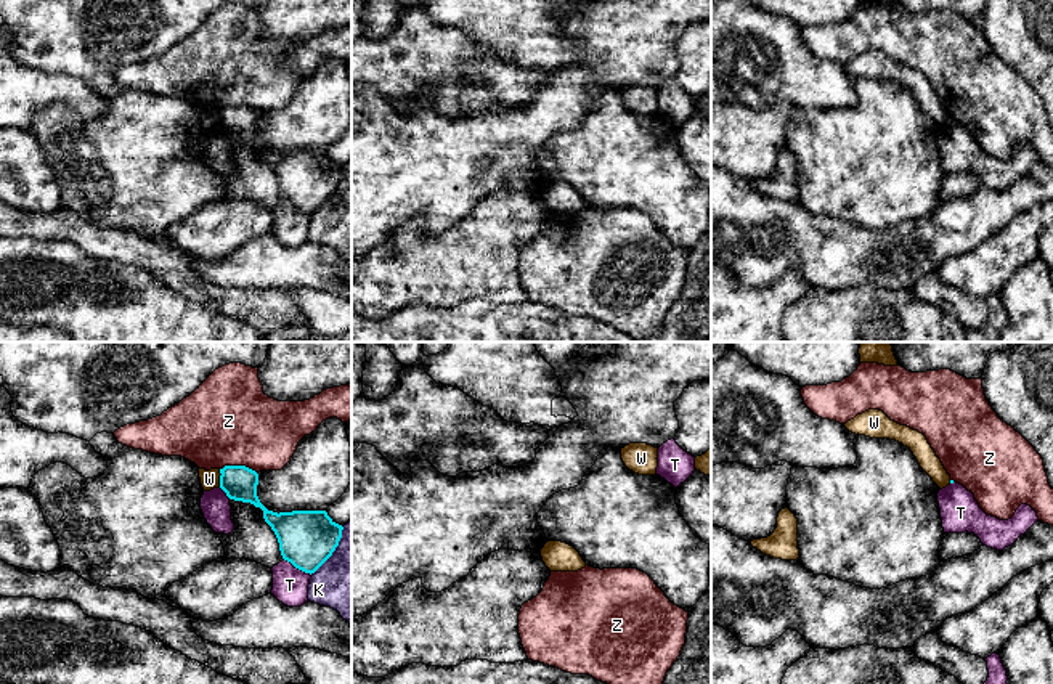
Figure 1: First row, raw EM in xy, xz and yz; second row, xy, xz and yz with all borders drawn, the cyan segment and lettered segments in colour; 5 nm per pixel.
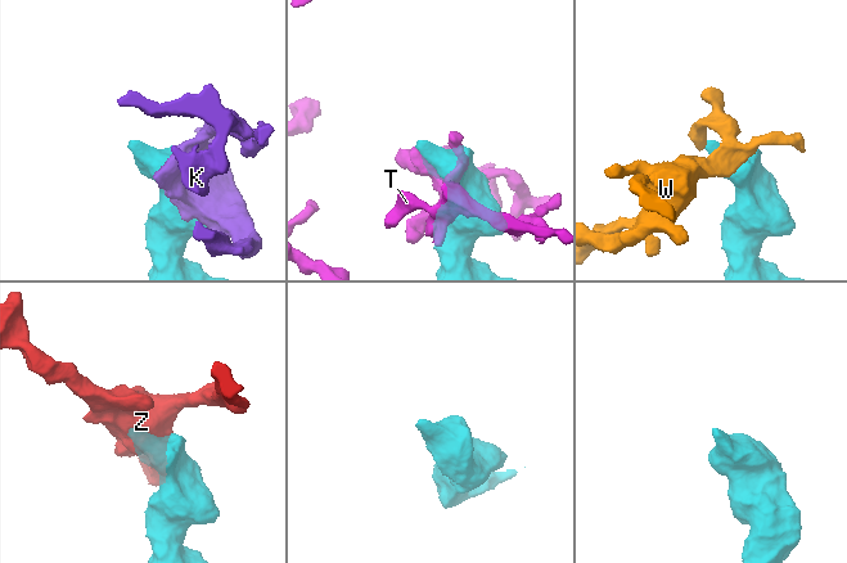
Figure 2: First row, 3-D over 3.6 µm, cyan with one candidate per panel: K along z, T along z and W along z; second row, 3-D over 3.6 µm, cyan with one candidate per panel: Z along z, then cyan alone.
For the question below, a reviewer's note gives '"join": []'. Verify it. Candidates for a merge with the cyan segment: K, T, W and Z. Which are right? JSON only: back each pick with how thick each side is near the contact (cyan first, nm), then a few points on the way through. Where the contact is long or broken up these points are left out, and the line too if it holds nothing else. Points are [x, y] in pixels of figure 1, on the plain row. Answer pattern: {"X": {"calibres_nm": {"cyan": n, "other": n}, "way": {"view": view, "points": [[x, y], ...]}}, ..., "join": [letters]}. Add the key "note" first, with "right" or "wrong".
{"note": "right", "join": []}

